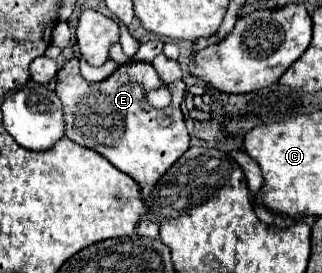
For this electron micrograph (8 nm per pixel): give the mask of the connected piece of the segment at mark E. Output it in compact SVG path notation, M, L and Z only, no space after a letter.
M77 58L69 60L57 74L55 92L63 104L65 136L85 148L97 150L113 166L135 178L143 198L147 198L161 174L189 148L189 134L179 108L185 82L177 80L169 84L173 102L163 110L149 106L145 100L145 94L159 86L161 80L147 62L123 64L103 82L87 82L79 72Z

